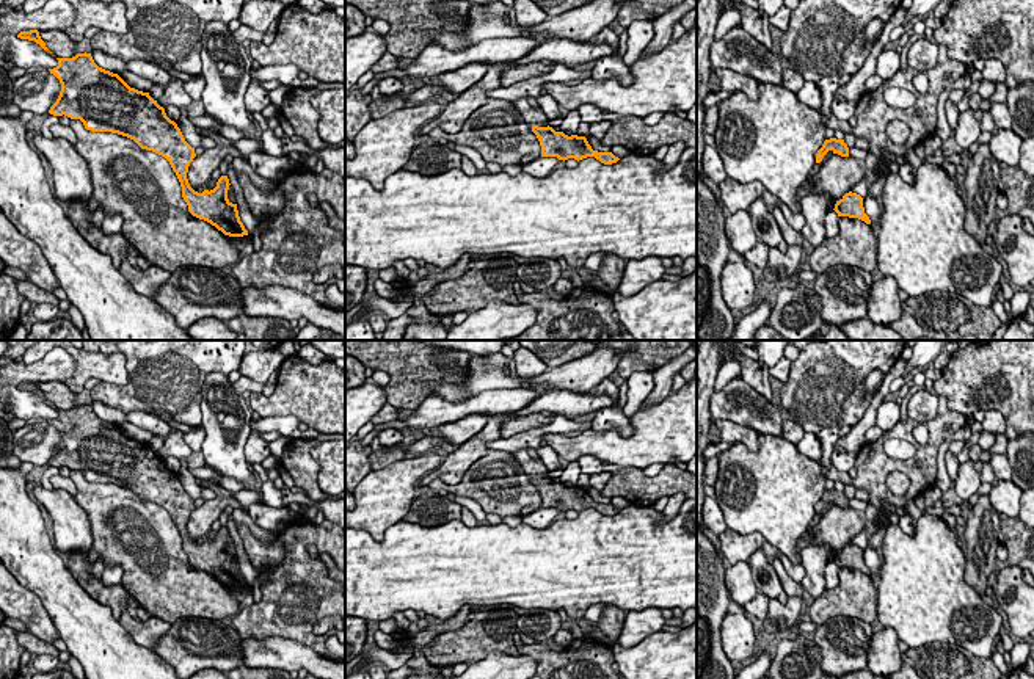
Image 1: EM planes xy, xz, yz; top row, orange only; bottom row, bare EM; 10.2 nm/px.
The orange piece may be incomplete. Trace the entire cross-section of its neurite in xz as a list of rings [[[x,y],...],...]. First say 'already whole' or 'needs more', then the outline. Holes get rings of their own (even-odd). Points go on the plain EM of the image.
already whole; [[[532,477],[532,483],[537,486],[541,497],[541,508],[557,508],[559,511],[582,511],[587,508],[595,508],[604,516],[617,514],[620,510],[612,503],[593,502],[585,488],[565,486],[563,483],[555,483],[552,478]]]

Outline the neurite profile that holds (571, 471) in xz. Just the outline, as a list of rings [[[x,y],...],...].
[[[571,461],[565,466],[562,475],[560,475],[560,483],[565,486],[577,486],[577,478],[581,475],[581,467],[577,466],[577,461]]]

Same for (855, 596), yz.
[[[839,568],[839,585],[813,601],[810,618],[822,626],[835,616],[872,623],[877,618],[877,590],[869,576],[858,569]]]

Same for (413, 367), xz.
[[[345,340],[345,354],[359,359],[366,369],[388,372],[386,403],[411,411],[433,395],[433,383],[464,383],[474,356],[421,340]]]

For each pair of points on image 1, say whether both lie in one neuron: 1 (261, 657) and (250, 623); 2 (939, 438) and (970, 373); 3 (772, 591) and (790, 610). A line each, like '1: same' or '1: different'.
1: different
2: different
3: different

